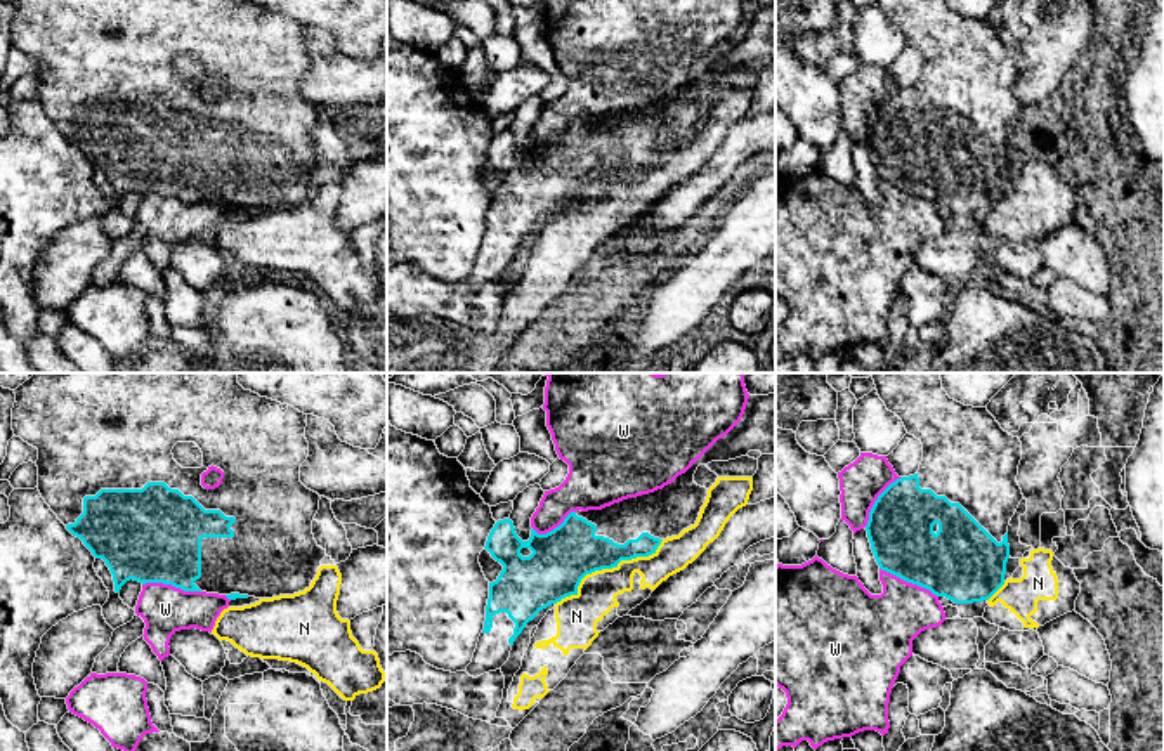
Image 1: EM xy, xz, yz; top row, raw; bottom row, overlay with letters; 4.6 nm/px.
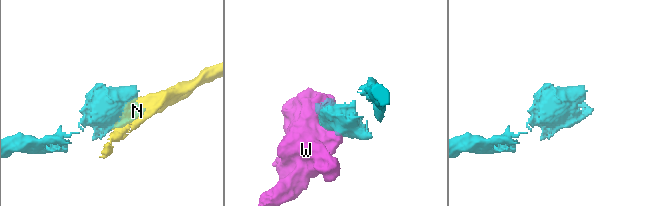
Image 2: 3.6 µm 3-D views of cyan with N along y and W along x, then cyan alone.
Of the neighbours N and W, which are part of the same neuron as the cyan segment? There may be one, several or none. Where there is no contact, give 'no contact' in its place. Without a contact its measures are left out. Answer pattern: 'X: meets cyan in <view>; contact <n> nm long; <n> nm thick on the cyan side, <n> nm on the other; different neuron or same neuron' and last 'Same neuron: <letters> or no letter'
N: meets cyan in xz; contact 600 nm long; 280 nm thick on the cyan side, 180 nm on the other; different neuron
W: meets cyan in xy; contact 280 nm long; 440 nm thick on the cyan side, 220 nm on the other; different neuron
Same neuron: no letter

